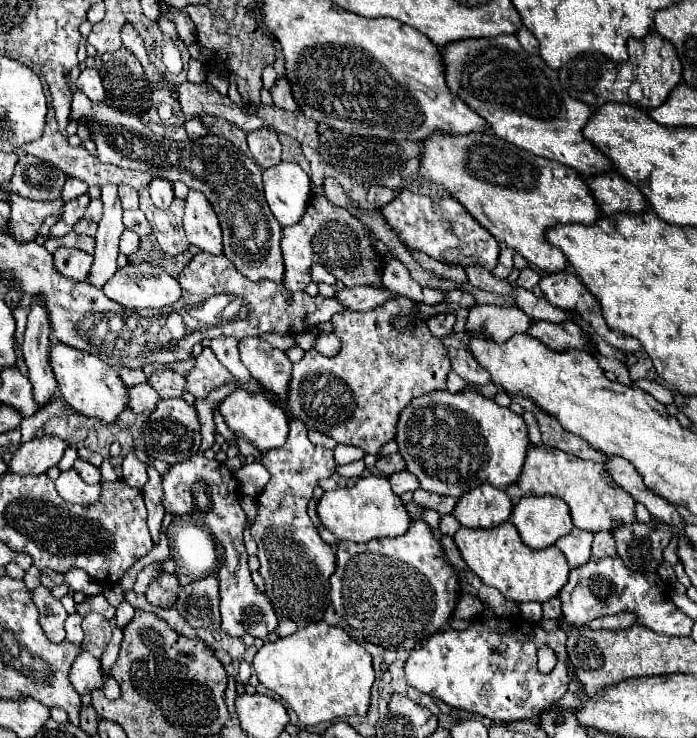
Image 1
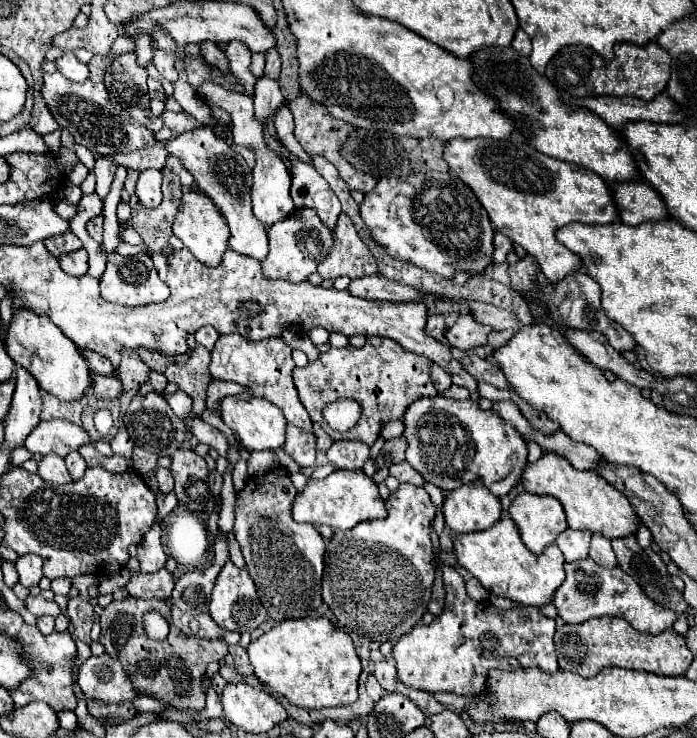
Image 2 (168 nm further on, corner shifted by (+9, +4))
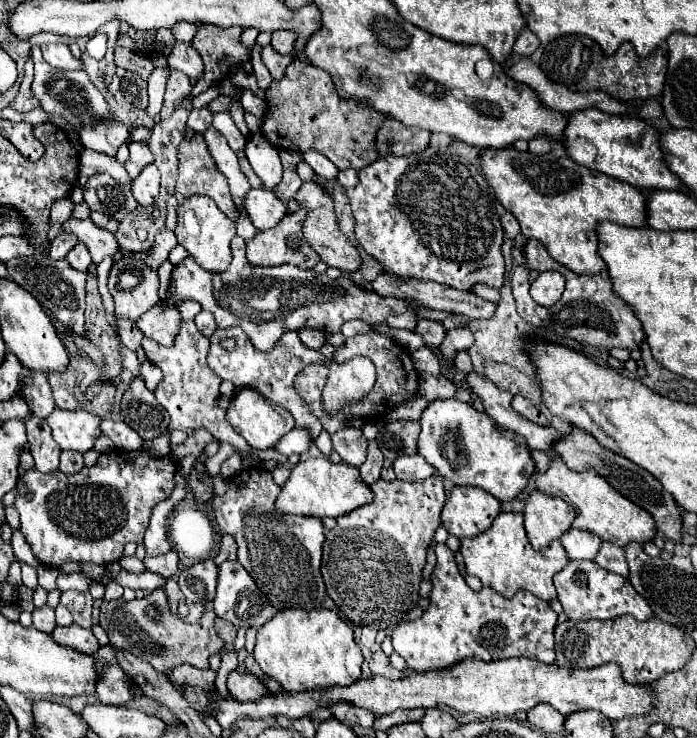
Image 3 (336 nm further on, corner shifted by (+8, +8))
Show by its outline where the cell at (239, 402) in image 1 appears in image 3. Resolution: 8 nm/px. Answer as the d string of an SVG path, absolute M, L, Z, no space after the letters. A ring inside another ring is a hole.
M239 389L233 395L231 405L227 409L227 421L249 443L249 447L261 449L261 451L275 447L275 443L295 427L295 421L291 417L291 413L287 413L287 409L283 409L283 407L274 403L269 405L265 401L265 397L261 397L253 389Z

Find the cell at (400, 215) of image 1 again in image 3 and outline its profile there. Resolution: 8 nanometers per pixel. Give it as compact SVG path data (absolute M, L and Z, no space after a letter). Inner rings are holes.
M427 147L427 149L419 151L419 153L411 153L411 155L405 155L405 157L397 157L397 155L379 157L377 161L369 163L367 167L363 167L359 171L359 183L357 183L357 187L347 189L347 197L349 197L353 217L355 217L355 239L357 239L357 243L383 267L383 271L387 275L393 275L397 279L435 281L435 283L441 283L441 285L447 285L447 287L459 289L459 291L473 291L473 285L477 285L477 283L483 283L483 285L495 287L495 289L503 287L503 283L505 283L505 259L501 255L503 227L501 227L499 215L495 211L495 205L493 205L495 203L493 191L491 191L489 183L485 181L483 173L473 163L469 163L463 155L459 155L457 151L443 149L439 153L439 151L433 151L433 149Z

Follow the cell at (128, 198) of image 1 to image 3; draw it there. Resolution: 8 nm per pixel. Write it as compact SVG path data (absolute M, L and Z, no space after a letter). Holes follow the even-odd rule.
M141 141L129 143L129 151L131 151L131 155L129 155L127 163L125 163L125 169L127 169L129 177L135 179L143 171L145 165L153 163L153 155L151 155L149 147L145 143L141 143Z

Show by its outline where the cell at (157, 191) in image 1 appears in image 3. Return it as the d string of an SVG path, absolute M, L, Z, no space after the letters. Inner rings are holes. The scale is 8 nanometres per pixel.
M153 163L147 165L139 173L139 177L133 179L131 189L133 189L133 195L139 205L143 205L143 207L153 205L159 197L159 171L157 171L157 167Z

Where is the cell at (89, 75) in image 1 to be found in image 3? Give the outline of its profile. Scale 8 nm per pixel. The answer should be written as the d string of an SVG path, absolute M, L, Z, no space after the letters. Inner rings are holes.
M47 43L41 45L43 59L55 69L81 69L81 59L75 59L67 45L63 43Z

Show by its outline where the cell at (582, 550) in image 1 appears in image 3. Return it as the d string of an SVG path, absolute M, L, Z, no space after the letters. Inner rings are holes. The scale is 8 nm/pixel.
M569 529L567 535L563 535L559 541L563 543L569 559L579 559L579 561L581 559L593 561L601 547L599 537L595 537L593 533L587 533L587 531L579 531L579 529Z

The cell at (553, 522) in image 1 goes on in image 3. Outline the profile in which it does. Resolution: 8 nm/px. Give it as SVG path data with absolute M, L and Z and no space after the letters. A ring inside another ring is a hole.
M533 491L525 503L525 529L535 551L545 549L551 541L567 533L575 519L575 509L563 499Z

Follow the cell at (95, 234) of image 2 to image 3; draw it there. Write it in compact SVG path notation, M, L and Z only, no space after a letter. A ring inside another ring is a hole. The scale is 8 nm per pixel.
M91 213L91 221L93 221L95 225L99 225L99 227L111 231L111 233L115 233L115 231L117 231L117 225L119 225L113 217L109 217L109 215L105 215L105 213Z

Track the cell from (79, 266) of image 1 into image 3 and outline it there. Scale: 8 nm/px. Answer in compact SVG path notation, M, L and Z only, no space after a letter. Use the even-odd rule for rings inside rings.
M77 243L77 245L67 253L67 261L71 263L73 269L77 269L77 271L87 271L87 267L91 265L89 249L87 249L83 243Z

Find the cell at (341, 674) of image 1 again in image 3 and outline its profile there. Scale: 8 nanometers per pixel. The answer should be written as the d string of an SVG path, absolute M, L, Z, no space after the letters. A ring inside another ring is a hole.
M313 609L313 611L279 611L263 627L257 629L257 643L253 655L265 675L277 679L285 691L307 691L317 687L331 685L351 685L361 677L363 655L353 639L353 629L331 609Z

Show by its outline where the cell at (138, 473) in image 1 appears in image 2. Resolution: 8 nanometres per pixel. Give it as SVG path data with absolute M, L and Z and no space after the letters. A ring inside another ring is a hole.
M120 429L120 431L114 435L114 439L110 441L110 445L112 445L112 451L114 451L116 455L122 455L122 457L130 457L130 455L132 455L134 443L130 441L130 437L128 437L128 433L126 433L124 429Z

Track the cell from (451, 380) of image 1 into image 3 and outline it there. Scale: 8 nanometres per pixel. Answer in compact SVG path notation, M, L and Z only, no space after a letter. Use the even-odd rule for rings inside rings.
M419 347L419 349L411 351L411 359L419 373L427 373L427 375L435 375L435 377L441 375L437 355L429 347Z

